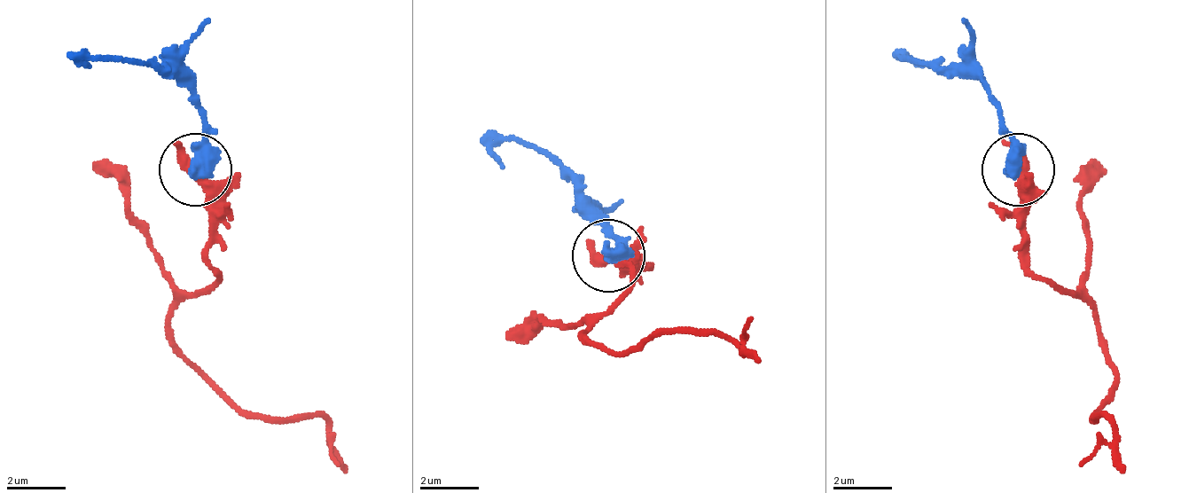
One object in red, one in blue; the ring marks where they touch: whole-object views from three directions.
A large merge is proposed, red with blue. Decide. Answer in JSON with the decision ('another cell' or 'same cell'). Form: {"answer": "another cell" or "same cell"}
{"answer": "another cell"}

